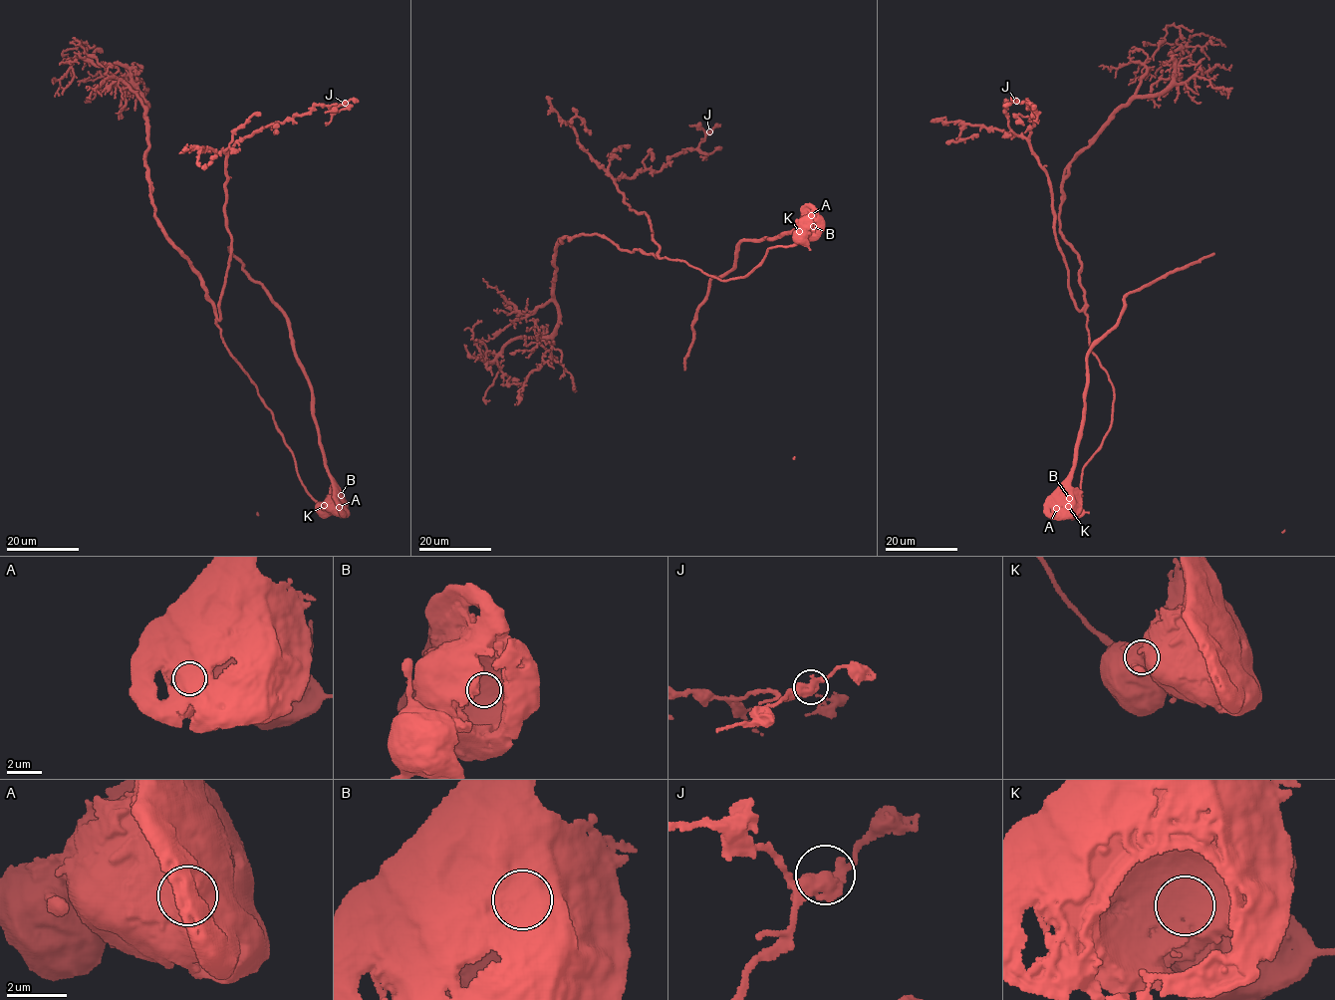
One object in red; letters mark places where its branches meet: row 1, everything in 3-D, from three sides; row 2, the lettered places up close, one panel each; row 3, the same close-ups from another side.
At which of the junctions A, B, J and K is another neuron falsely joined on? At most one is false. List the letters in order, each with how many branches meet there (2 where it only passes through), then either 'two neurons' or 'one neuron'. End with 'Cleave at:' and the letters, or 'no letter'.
A: branches 1; one neuron
B: branches 1; one neuron
J: branches 2; one neuron
K: branches 1; two neurons
Cleave at: K

